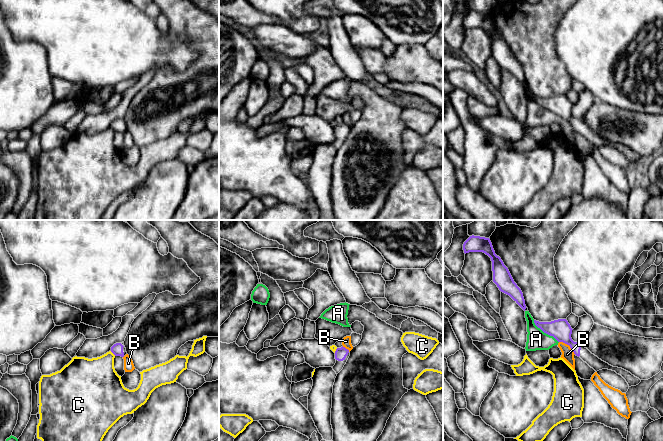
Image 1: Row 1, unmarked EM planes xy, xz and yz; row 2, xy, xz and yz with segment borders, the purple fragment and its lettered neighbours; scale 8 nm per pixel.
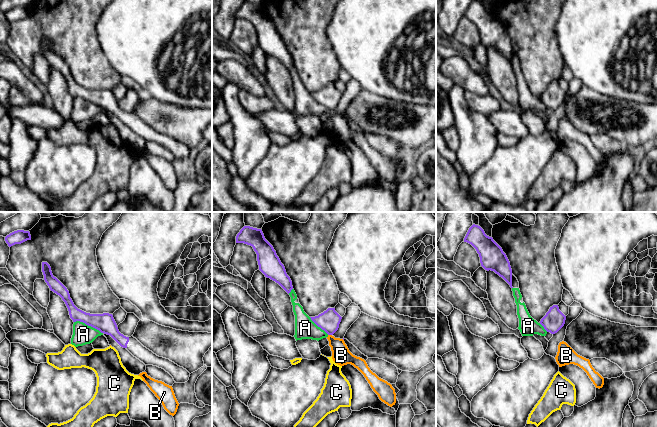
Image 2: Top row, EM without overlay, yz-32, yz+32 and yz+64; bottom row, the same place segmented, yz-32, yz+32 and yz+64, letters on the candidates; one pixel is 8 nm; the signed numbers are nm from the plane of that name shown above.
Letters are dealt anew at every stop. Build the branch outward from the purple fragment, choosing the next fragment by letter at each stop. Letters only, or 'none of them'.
none of them

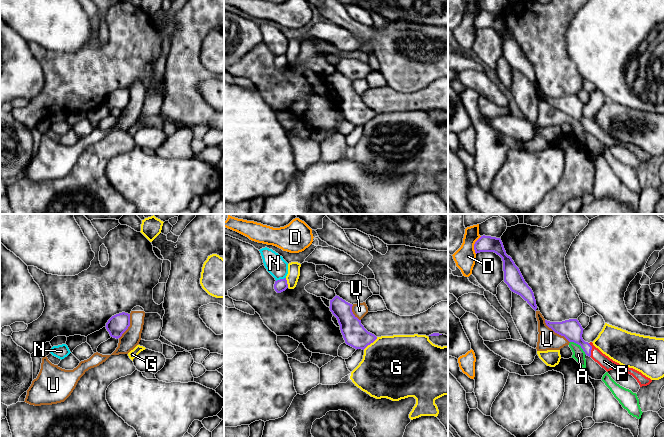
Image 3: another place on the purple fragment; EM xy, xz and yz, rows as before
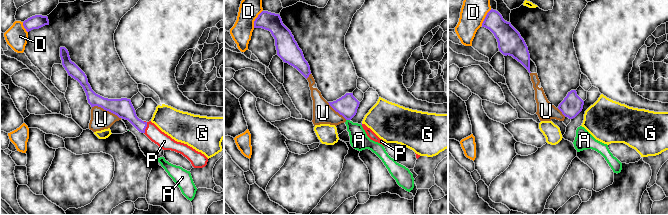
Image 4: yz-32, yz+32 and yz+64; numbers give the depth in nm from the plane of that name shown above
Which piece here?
P

